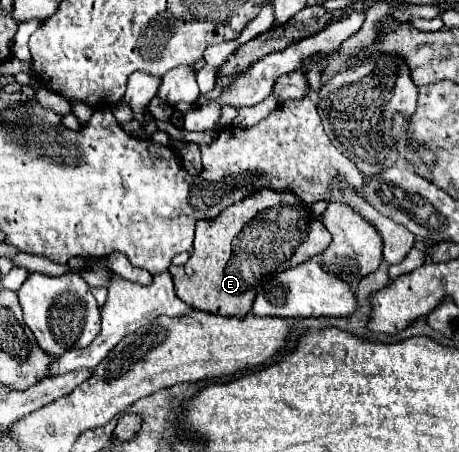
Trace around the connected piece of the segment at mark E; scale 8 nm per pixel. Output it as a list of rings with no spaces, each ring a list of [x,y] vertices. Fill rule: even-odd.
[[[262,188],[240,202],[224,208],[216,218],[212,220],[198,220],[196,224],[196,238],[194,238],[194,254],[190,260],[180,266],[172,268],[174,284],[178,298],[186,304],[194,306],[196,310],[204,310],[210,314],[222,314],[222,316],[236,316],[244,318],[248,310],[252,308],[252,300],[258,290],[254,290],[264,278],[268,278],[272,272],[282,272],[294,264],[302,264],[310,260],[312,256],[322,254],[328,244],[332,242],[330,232],[322,224],[322,218],[312,218],[310,206],[306,206],[302,200],[298,200],[292,192],[276,192],[270,188]]]

